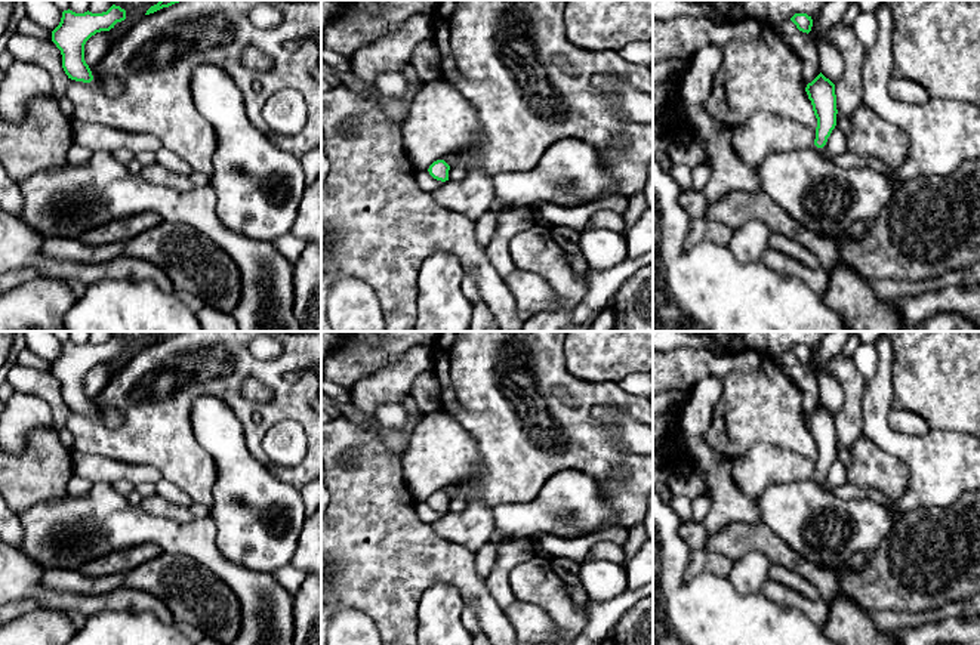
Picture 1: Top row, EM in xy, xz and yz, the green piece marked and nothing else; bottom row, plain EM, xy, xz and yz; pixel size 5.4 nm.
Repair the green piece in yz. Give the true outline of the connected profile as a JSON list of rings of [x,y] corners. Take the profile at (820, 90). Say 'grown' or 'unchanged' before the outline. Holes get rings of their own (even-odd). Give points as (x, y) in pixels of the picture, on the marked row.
grown; [[[820,72],[805,92],[817,118],[814,145],[771,154],[755,169],[762,192],[801,226],[823,237],[844,238],[853,223],[873,223],[894,185],[872,169],[841,169],[822,157],[820,149],[836,126],[835,84]]]

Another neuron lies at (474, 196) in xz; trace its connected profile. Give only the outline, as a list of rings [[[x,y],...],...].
[[[468,172],[460,180],[446,180],[431,194],[440,206],[474,222],[496,207],[491,175],[484,172]]]

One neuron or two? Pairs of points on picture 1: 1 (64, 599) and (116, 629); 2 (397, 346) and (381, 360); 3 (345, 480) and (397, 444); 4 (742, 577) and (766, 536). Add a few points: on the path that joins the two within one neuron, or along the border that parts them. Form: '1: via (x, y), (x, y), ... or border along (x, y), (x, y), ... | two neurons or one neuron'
1: border along (126, 610), (101, 610), (86, 619) | two neurons
2: via (393, 348), (385, 355) | one neuron
3: border along (364, 425), (372, 425), (382, 441), (400, 457) | two neurons
4: border along (734, 559), (748, 552), (761, 552), (772, 562) | two neurons

